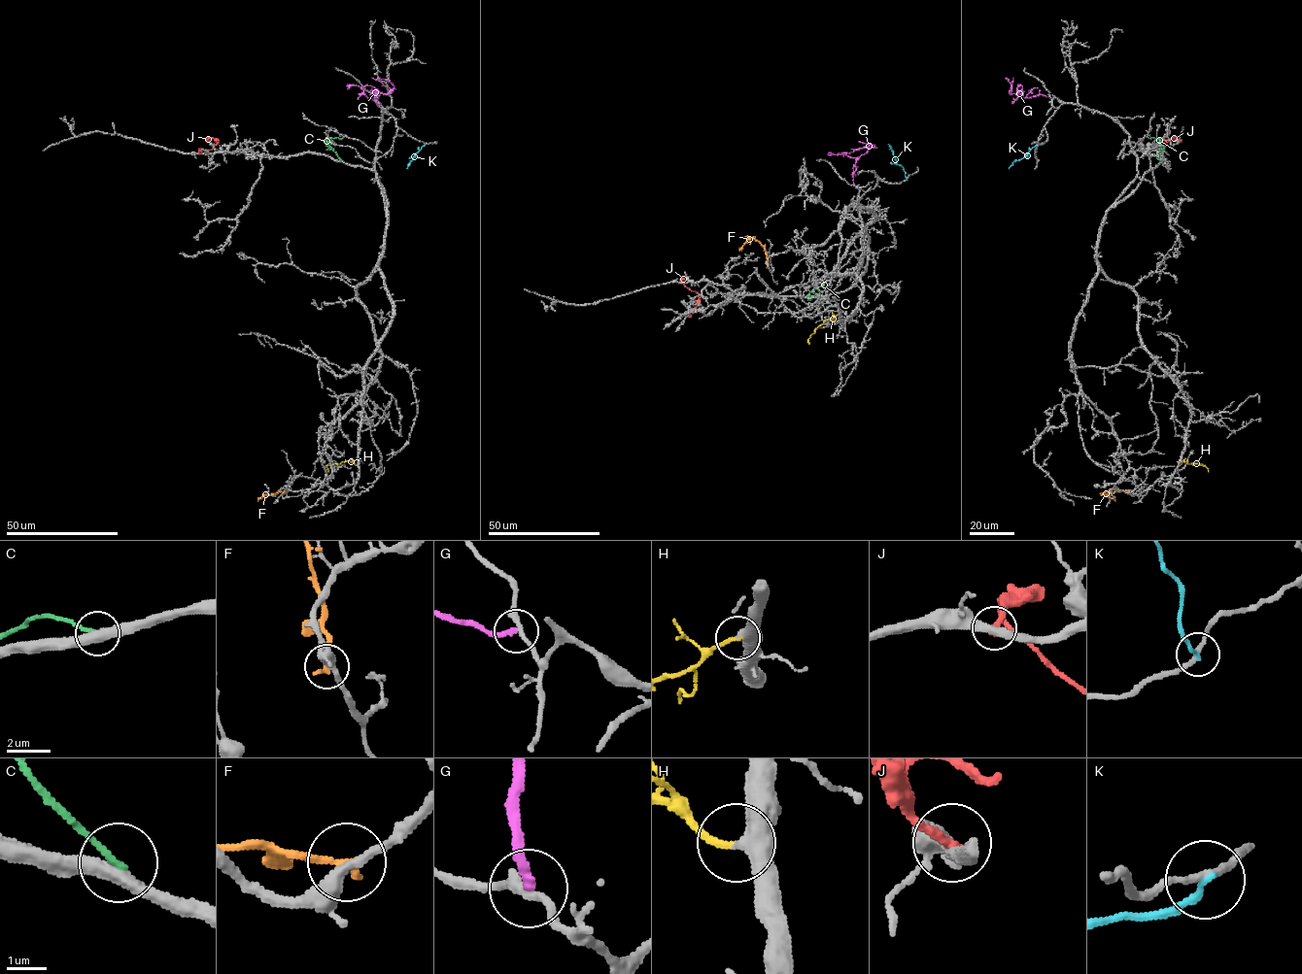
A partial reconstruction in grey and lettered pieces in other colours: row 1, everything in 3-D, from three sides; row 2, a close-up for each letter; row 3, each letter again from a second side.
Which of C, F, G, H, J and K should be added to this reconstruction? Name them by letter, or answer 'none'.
H

